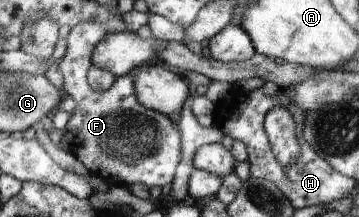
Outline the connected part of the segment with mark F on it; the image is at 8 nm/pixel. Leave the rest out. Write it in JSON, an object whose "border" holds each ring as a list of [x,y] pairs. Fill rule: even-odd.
{"border":[[[83,22],[73,26],[68,34],[67,51],[58,68],[63,76],[63,90],[74,98],[76,108],[70,113],[59,147],[76,158],[80,157],[77,159],[109,187],[140,183],[149,189],[152,186],[162,188],[174,180],[174,172],[182,156],[180,130],[168,115],[150,110],[140,103],[132,74],[117,77],[116,82],[105,91],[95,90],[89,84],[90,56],[102,38],[109,34],[104,27],[99,23]]]}

